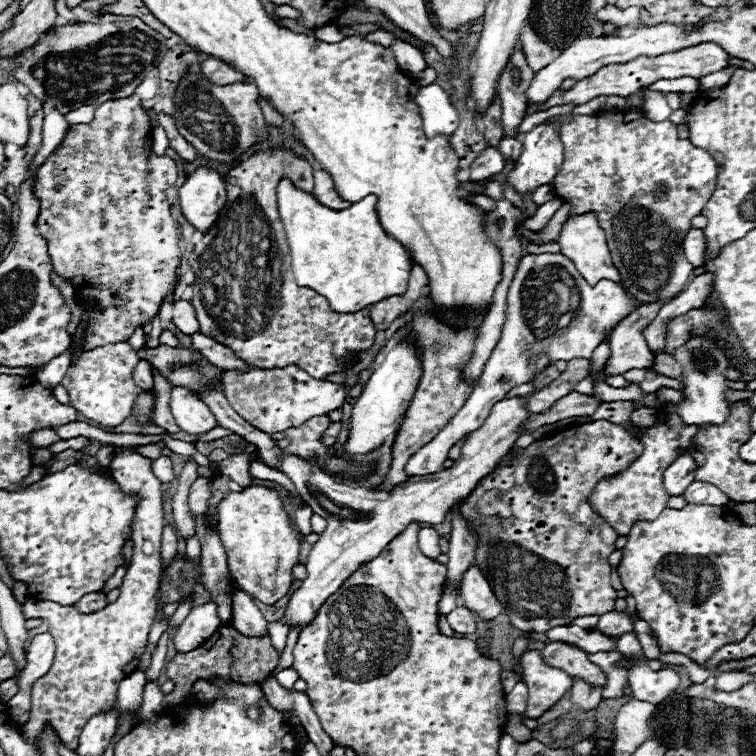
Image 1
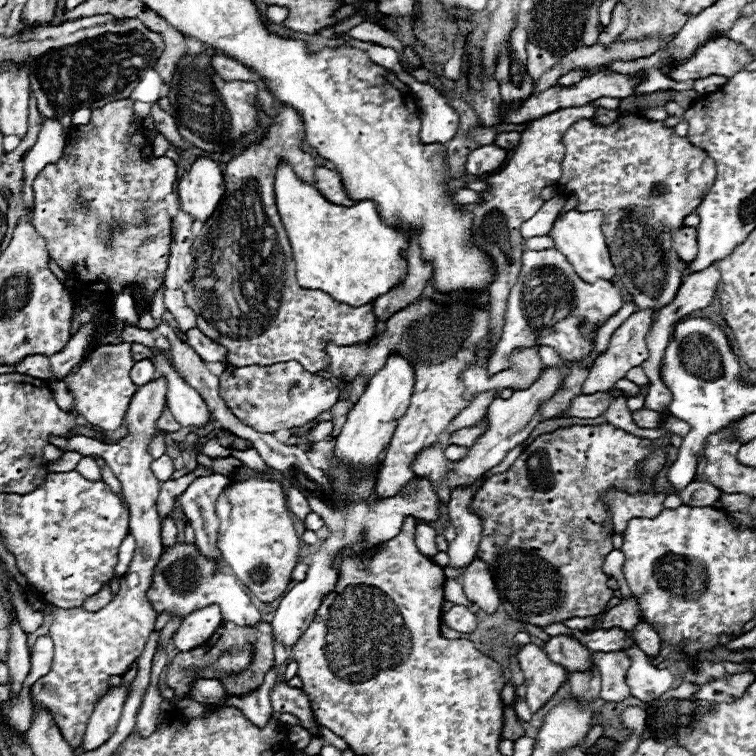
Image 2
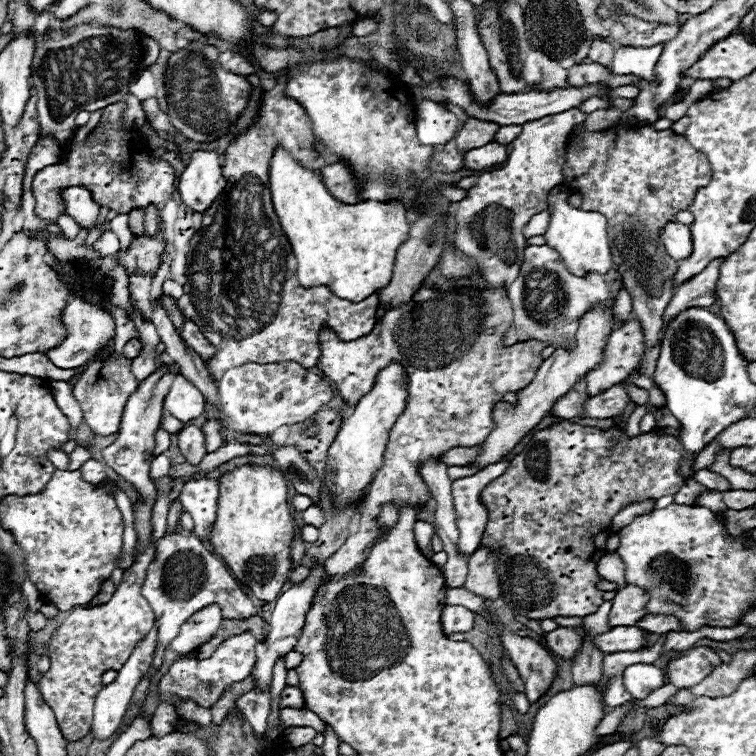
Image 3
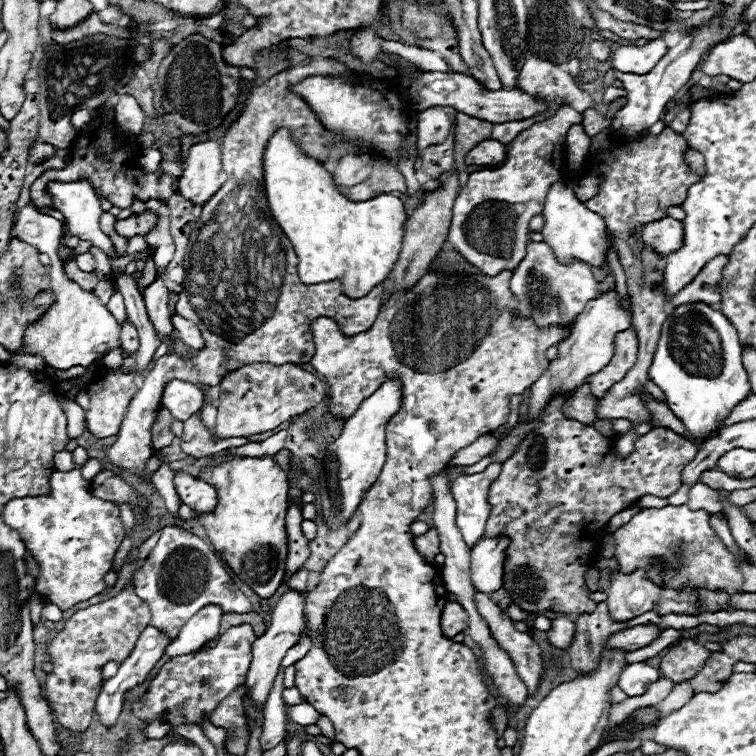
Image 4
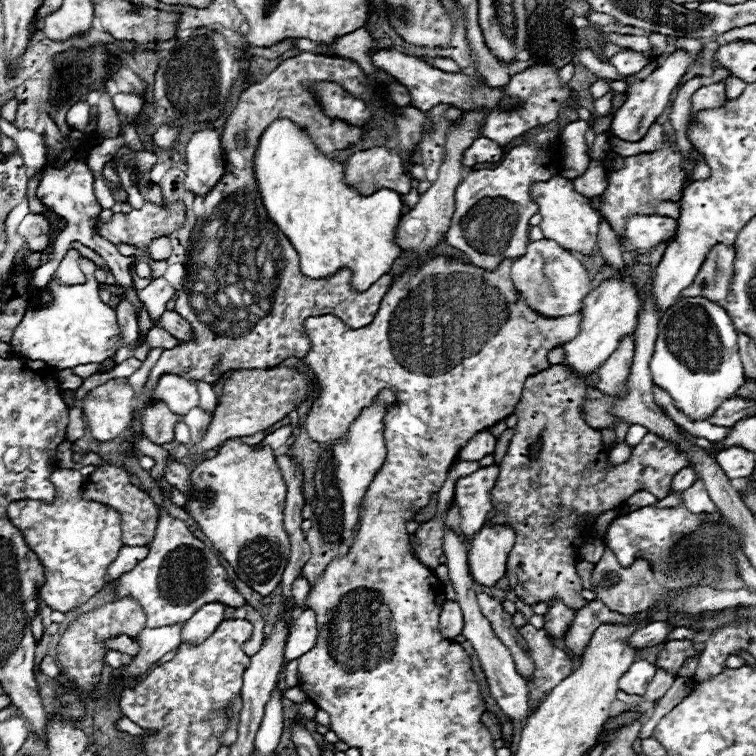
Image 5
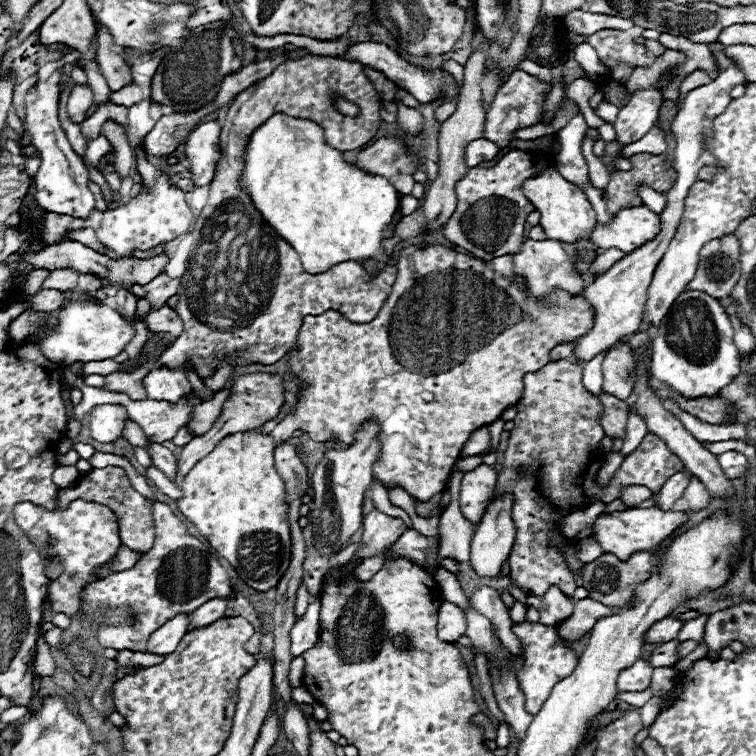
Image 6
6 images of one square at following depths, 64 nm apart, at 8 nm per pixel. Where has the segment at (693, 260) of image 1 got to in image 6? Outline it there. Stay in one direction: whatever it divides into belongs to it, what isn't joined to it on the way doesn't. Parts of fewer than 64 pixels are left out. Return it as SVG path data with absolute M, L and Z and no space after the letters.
M632 206L622 208L618 214L610 218L606 226L596 226L590 232L590 242L606 248L620 248L624 252L632 252L634 248L642 246L646 240L652 240L660 230L660 218L646 206Z

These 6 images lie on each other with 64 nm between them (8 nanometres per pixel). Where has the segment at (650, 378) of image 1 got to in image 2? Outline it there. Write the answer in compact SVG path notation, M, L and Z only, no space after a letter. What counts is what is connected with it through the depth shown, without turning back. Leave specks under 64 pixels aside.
M650 384L640 387L641 389L640 396L627 398L627 406L630 412L635 412L636 410L641 409L644 406L644 402L645 402L645 398L646 398L646 394L648 392L649 386Z

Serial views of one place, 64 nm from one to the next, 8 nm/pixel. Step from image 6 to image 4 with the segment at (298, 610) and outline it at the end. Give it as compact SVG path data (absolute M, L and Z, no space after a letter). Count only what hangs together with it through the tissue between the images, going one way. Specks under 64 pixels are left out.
M298 570L290 580L288 580L288 586L292 590L298 590L300 594L306 592L306 578L308 578L308 572L306 570Z

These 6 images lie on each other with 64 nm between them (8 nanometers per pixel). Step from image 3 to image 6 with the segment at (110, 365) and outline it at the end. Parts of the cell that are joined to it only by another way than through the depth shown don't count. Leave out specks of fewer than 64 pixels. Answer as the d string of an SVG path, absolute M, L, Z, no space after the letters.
M102 404L94 406L88 416L90 436L98 442L114 442L124 432L126 408L120 404Z

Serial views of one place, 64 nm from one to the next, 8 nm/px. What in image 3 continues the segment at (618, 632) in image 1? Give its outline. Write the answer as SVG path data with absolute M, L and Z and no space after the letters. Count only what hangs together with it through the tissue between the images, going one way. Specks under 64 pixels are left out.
M634 584L616 588L608 622L612 626L634 626L646 614L648 600L650 600L650 592Z

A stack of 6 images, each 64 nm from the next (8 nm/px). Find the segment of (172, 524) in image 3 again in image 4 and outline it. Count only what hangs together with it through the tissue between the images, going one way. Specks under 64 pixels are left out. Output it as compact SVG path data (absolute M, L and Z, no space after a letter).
M152 450L152 456L158 456L160 460L160 468L150 476L152 484L156 486L158 494L164 498L164 504L166 508L170 510L170 514L176 514L178 512L178 504L180 504L180 498L176 494L176 488L172 484L172 470L170 470L170 462L166 458L166 454L162 450Z

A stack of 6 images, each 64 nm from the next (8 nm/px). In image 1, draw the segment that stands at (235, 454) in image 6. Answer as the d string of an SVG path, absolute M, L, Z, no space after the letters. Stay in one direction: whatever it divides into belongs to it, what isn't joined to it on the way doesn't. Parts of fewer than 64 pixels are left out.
M250 484L242 492L230 492L218 504L218 534L226 550L230 578L240 590L264 604L284 598L292 584L292 568L298 564L300 542L290 526L290 516L278 490Z

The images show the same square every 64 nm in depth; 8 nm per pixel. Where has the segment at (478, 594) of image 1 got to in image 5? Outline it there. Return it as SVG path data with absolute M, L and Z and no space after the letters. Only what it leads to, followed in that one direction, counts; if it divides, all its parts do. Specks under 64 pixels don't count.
M486 522L478 534L474 534L468 546L468 566L476 582L494 586L506 570L508 554L514 546L514 530L510 524Z

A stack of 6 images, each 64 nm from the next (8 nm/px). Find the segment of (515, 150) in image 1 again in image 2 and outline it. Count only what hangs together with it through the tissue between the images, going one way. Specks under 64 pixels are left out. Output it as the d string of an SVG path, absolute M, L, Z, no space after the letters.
M516 130L496 134L496 146L504 148L504 150L514 150L516 144L518 144L518 140L520 140L520 132L516 132Z

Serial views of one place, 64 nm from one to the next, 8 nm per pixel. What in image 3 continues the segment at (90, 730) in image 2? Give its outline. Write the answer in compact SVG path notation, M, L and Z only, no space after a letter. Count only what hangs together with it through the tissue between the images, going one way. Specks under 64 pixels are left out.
M154 626L150 630L150 634L146 634L146 638L142 638L142 642L138 642L138 646L134 648L134 654L128 658L128 662L122 666L122 670L118 670L116 680L106 684L98 692L98 698L96 698L96 704L94 704L94 720L92 720L92 730L94 730L96 738L108 738L120 726L122 716L124 716L124 712L130 704L130 698L132 698L132 692L134 692L136 684L144 678L144 674L152 666L152 660L156 656L156 648L158 648L158 628Z

